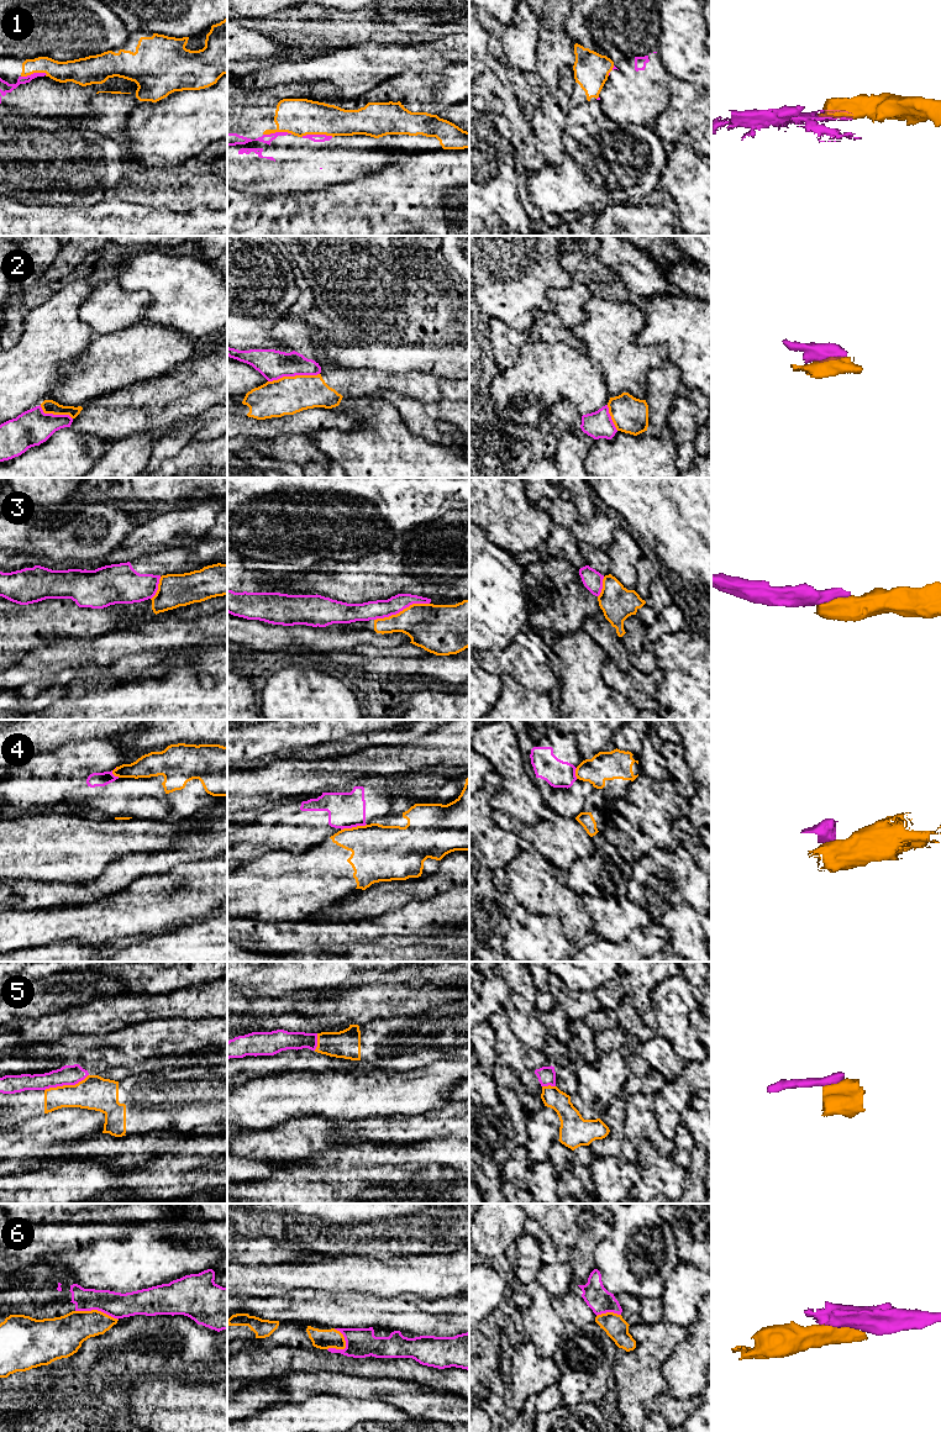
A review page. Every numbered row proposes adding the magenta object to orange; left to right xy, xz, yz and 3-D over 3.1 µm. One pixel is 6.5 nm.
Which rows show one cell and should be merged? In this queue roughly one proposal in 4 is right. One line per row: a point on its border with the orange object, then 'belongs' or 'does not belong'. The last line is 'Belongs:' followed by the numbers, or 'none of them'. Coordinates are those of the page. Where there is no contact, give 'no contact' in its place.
1: xz (317, 133) | does not belong
2: xz (293, 377) | does not belong
3: xz (403, 610) | does not belong
4: xz (353, 827) | does not belong
5: xy (66, 1085) | does not belong
6: xy (96, 1310) | does not belong
Belongs: none of them

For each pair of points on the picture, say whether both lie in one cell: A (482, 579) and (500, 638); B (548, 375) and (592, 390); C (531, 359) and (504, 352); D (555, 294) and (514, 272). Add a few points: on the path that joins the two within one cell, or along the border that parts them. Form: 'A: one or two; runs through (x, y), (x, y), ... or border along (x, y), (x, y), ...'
A: one; runs through (482, 594), (482, 606), (492, 624)
B: one; runs through (560, 375), (574, 375), (581, 382)
C: two; border along (539, 340), (525, 342), (518, 358), (503, 369)
D: two; border along (574, 278), (547, 291), (552, 309)

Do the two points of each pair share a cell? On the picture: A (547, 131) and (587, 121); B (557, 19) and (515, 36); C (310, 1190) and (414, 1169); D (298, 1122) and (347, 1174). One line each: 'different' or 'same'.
A: same
B: different
C: same
D: different

